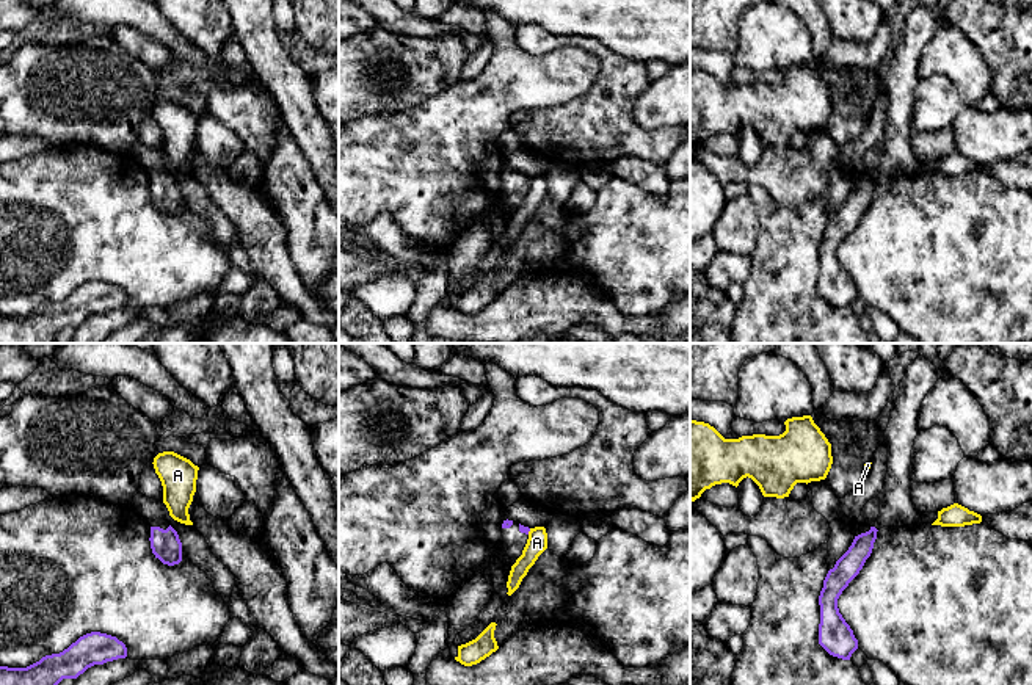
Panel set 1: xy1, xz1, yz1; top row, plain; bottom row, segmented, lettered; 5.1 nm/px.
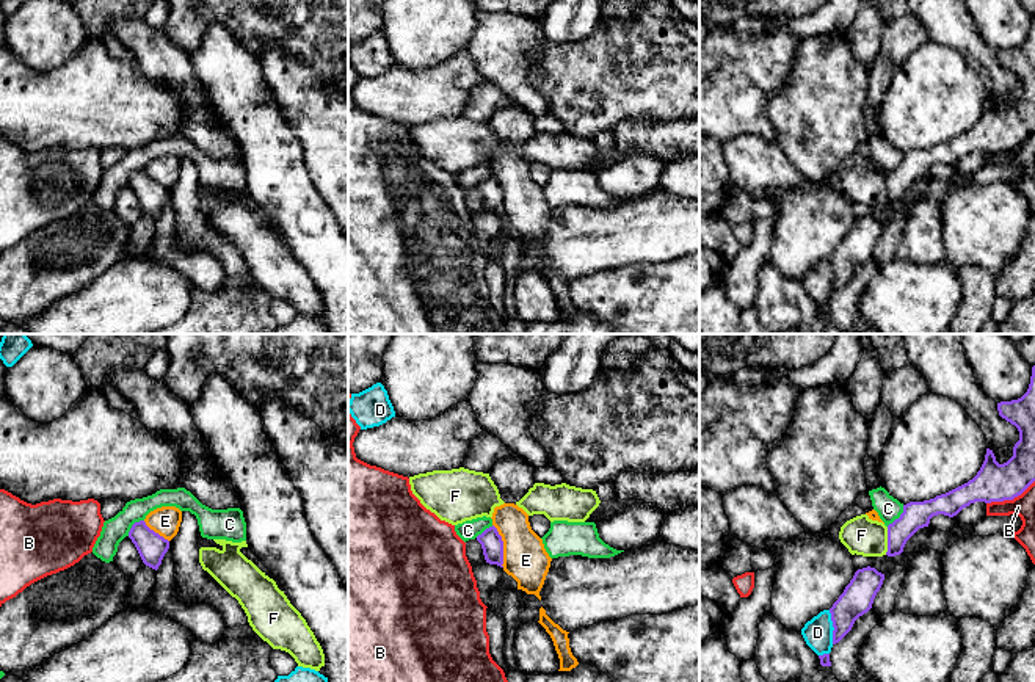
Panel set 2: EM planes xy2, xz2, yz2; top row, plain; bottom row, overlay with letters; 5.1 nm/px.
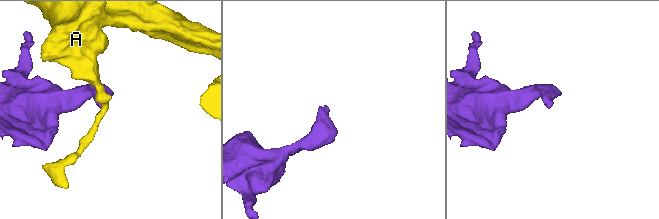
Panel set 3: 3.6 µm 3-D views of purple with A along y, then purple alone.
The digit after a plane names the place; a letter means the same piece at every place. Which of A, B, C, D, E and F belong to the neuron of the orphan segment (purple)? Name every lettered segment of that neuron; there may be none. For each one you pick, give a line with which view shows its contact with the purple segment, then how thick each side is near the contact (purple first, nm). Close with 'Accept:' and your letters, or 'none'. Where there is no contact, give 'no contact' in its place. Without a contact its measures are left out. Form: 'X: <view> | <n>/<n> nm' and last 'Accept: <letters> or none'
Accept: none

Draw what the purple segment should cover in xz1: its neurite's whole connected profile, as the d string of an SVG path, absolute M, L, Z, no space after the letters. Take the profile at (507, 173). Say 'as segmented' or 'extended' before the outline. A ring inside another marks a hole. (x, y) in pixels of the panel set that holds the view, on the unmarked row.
extended | M503 169L502 185L503 198L510 207L519 207L529 188L529 176L524 176L513 169Z

